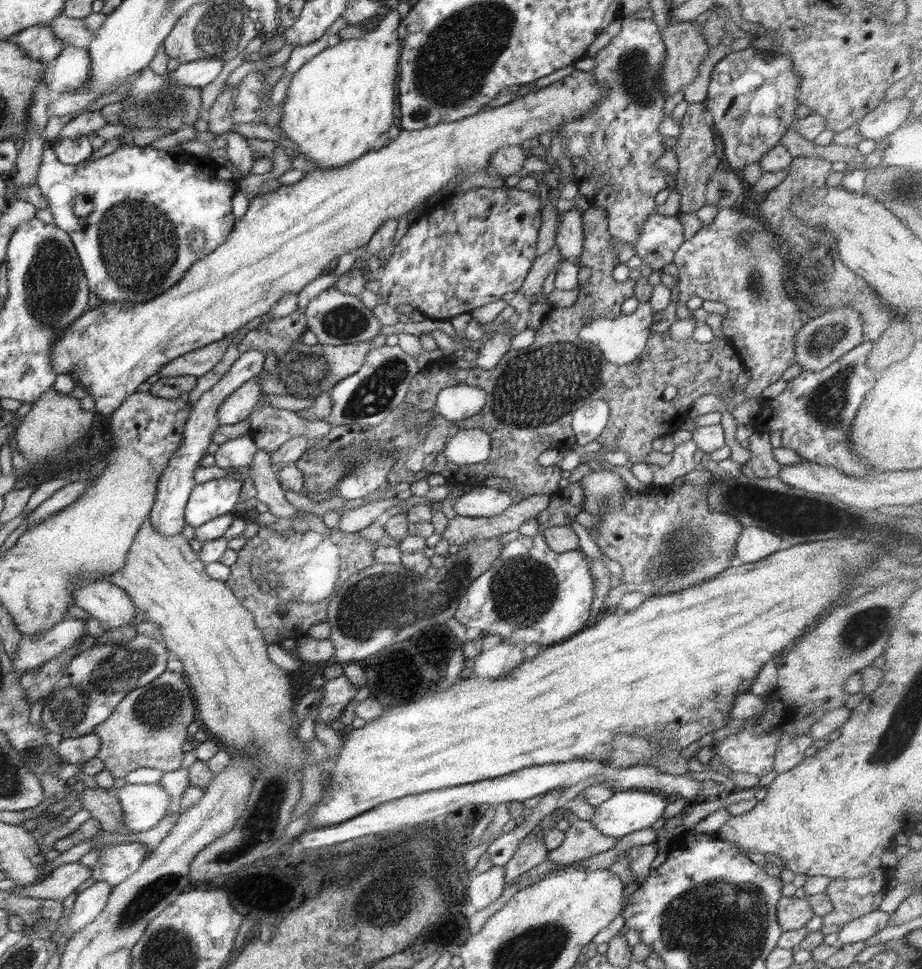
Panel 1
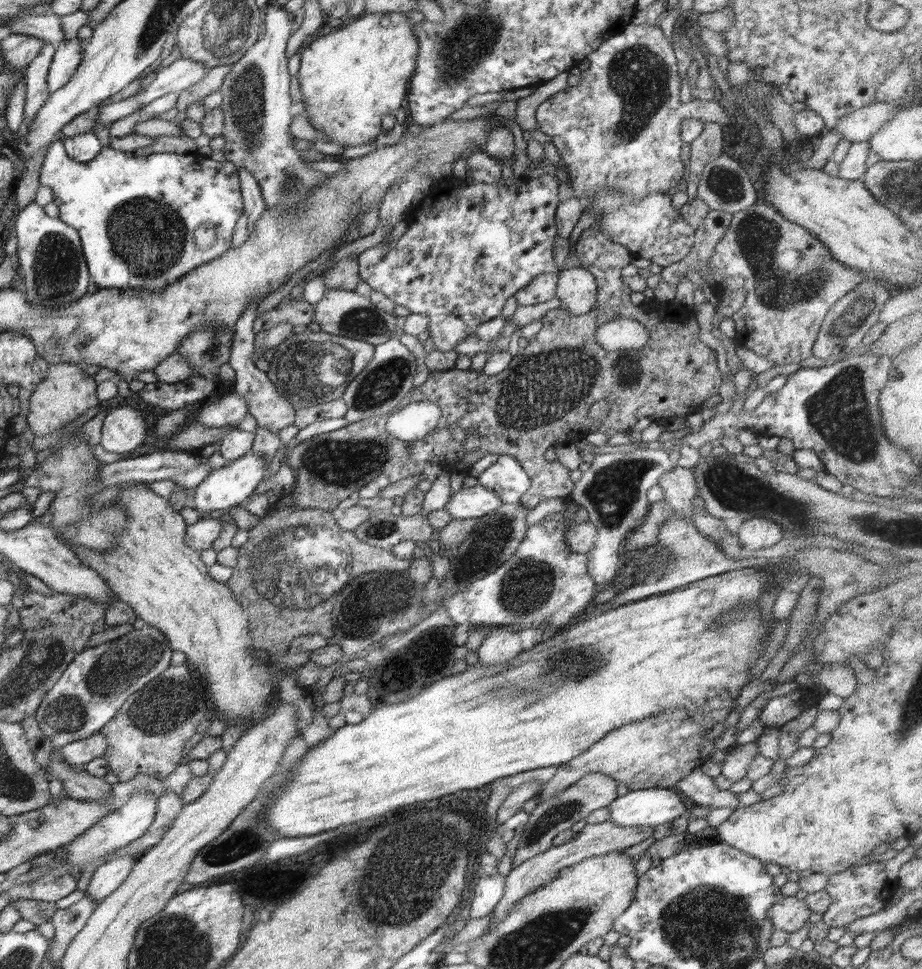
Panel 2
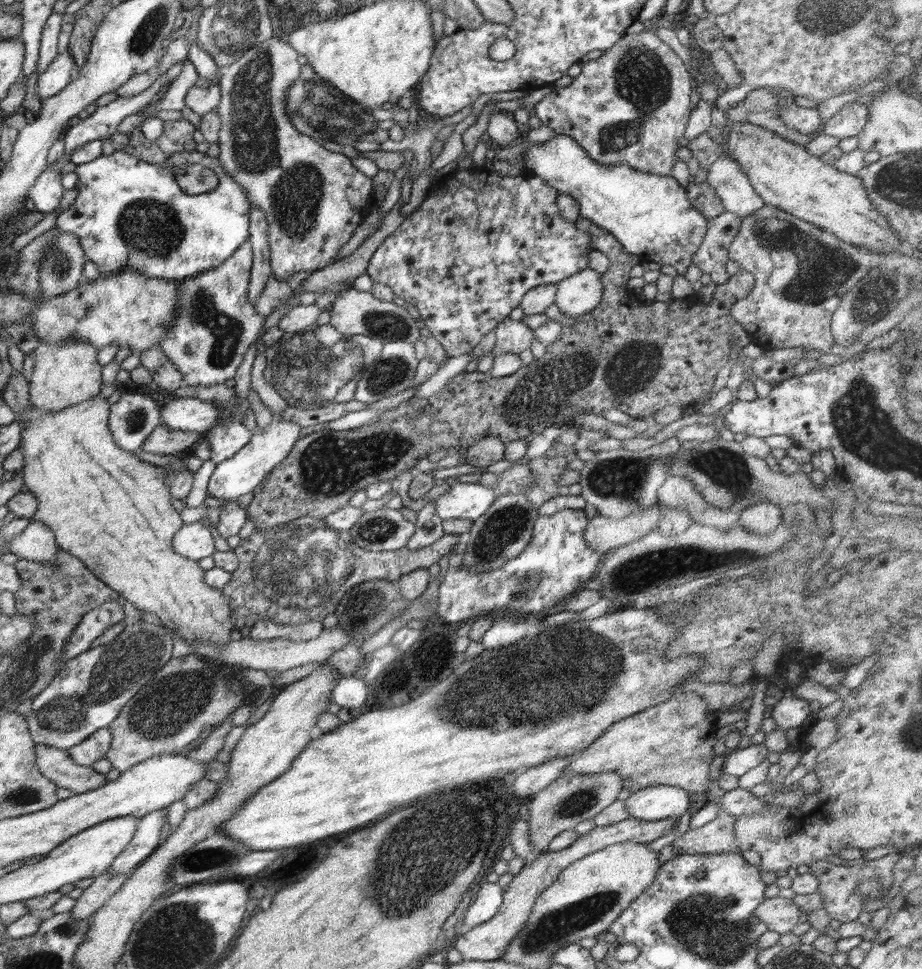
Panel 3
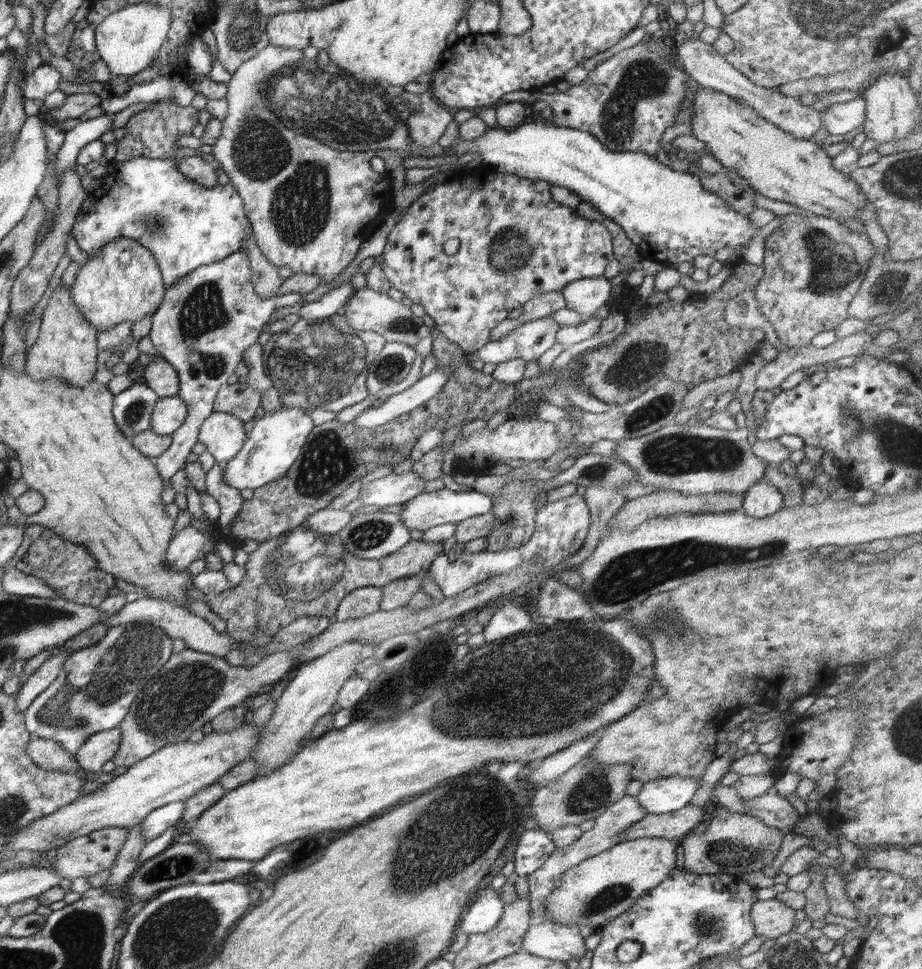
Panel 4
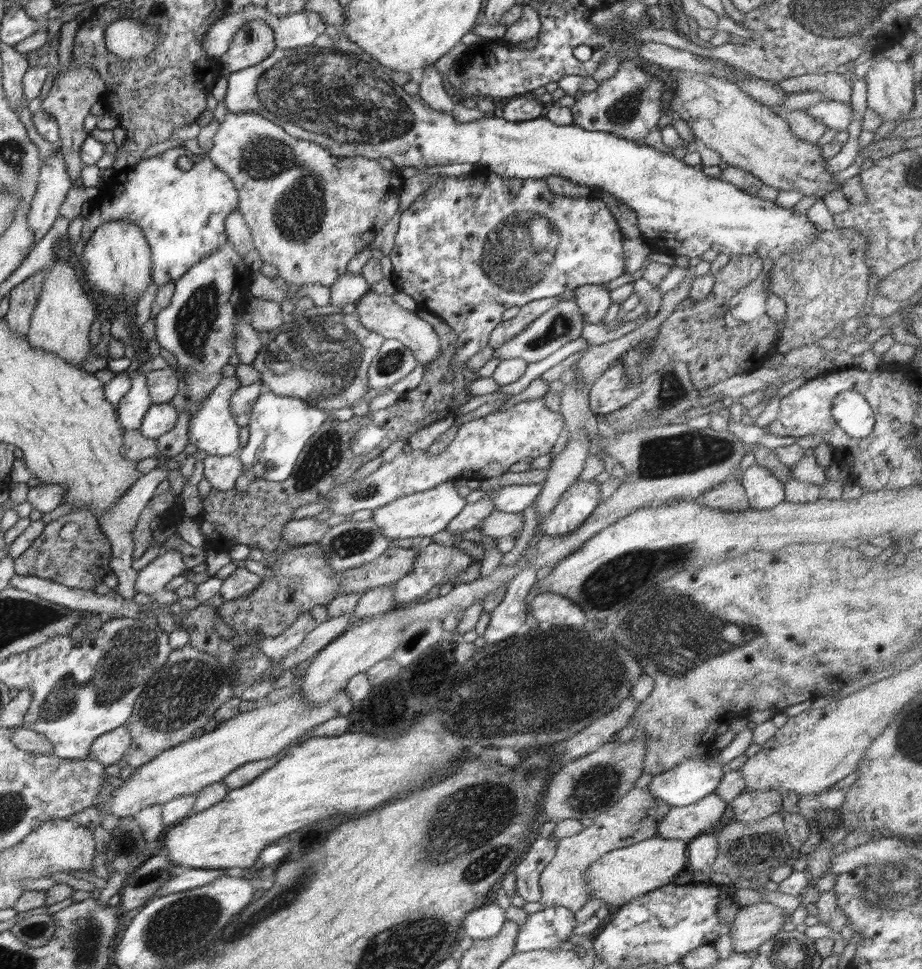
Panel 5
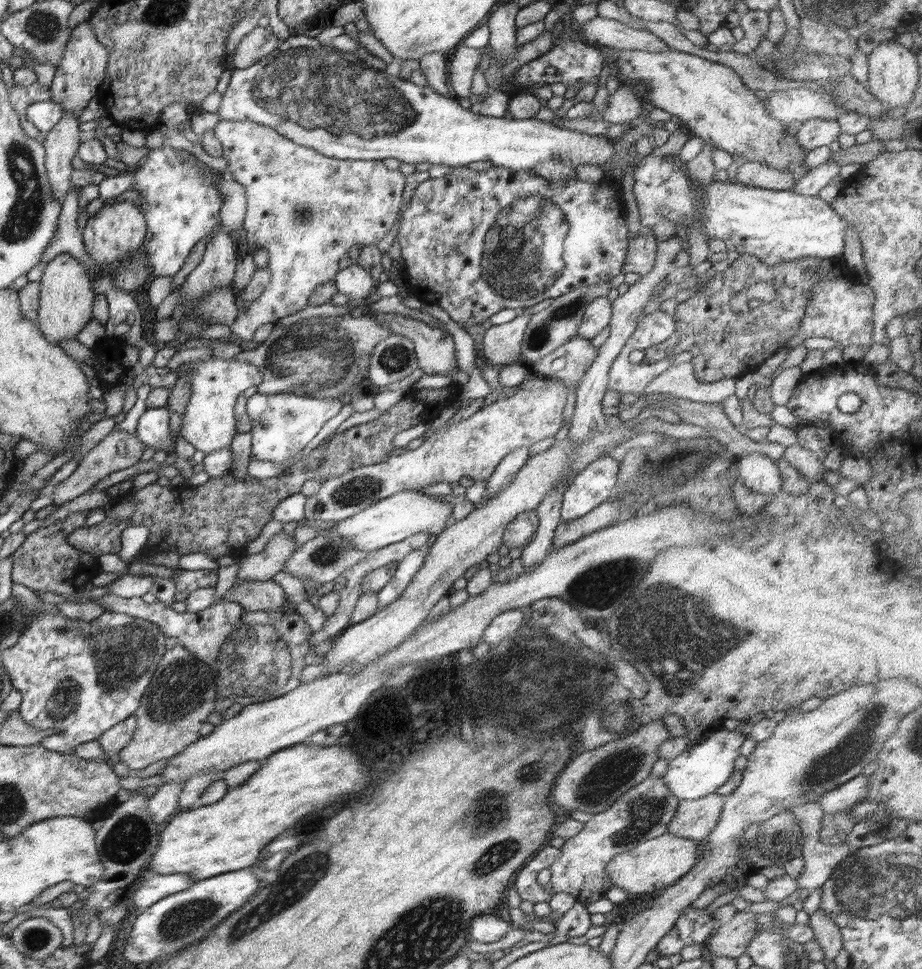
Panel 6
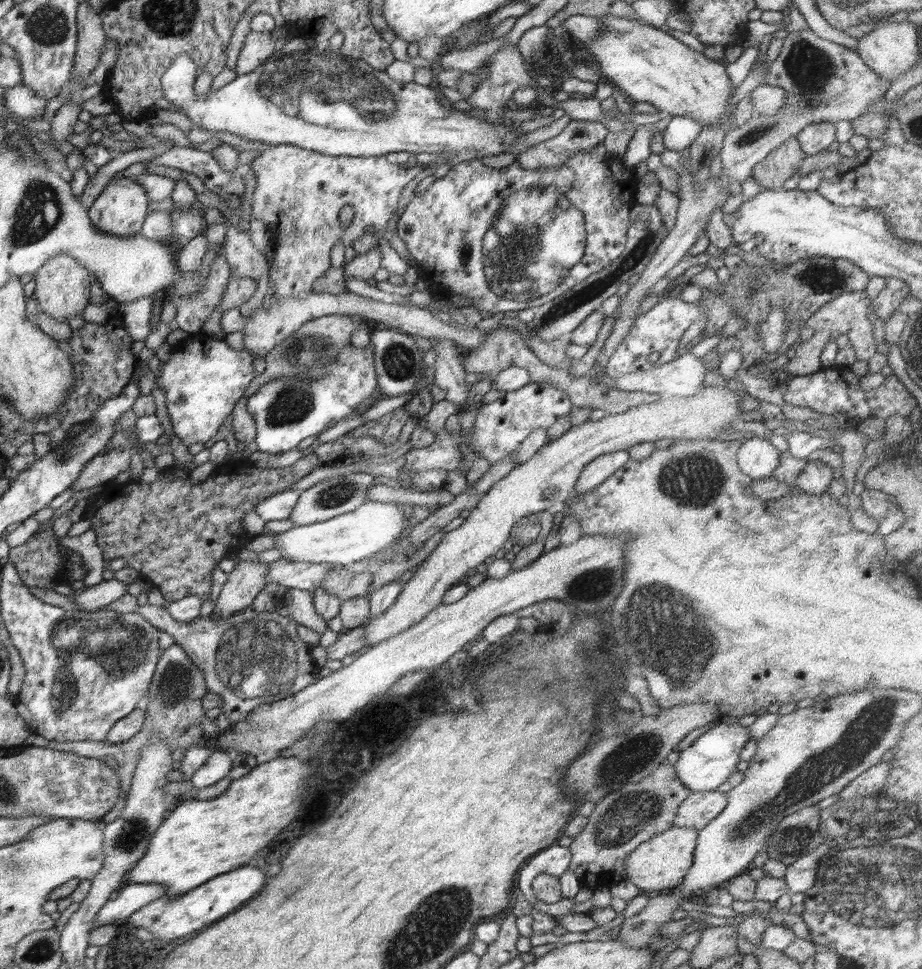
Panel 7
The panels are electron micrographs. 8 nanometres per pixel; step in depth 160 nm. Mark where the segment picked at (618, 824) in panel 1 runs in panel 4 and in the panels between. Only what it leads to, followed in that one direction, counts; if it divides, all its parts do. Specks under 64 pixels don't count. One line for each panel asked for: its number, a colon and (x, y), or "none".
2: (650, 807)
3: (660, 802)
4: (661, 796)

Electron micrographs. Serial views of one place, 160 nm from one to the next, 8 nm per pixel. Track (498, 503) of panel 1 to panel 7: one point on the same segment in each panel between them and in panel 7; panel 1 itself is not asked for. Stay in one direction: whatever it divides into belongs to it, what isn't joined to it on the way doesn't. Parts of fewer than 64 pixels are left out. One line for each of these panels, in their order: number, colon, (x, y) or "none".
2: (475, 502)
3: (469, 501)
4: (444, 506)
5: (426, 513)
6: (392, 520)
7: (348, 538)

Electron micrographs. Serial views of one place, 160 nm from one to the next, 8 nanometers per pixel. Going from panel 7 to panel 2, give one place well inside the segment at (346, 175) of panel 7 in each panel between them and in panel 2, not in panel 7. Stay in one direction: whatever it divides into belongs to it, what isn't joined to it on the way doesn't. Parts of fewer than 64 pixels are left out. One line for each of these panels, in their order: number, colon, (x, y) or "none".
2: (256, 106)
3: (314, 199)
4: (310, 206)
5: (310, 212)
6: (306, 210)

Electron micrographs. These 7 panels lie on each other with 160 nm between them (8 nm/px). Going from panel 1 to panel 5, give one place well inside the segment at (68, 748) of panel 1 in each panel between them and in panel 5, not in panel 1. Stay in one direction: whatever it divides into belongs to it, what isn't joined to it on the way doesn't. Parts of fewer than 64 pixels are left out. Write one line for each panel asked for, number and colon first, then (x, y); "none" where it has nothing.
2: (80, 752)
3: (96, 746)
4: (100, 747)
5: (109, 748)

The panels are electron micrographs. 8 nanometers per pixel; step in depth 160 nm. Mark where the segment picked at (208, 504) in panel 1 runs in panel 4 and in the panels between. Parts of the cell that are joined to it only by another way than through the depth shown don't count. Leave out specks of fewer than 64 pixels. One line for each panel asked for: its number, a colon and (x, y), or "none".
2: (233, 485)
3: (269, 447)
4: (272, 448)

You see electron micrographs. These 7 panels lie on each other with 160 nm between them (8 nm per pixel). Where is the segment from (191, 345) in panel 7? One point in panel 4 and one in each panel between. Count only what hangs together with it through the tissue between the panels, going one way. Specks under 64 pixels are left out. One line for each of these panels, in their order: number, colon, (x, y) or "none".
4: (223, 434)
5: (213, 429)
6: (208, 423)

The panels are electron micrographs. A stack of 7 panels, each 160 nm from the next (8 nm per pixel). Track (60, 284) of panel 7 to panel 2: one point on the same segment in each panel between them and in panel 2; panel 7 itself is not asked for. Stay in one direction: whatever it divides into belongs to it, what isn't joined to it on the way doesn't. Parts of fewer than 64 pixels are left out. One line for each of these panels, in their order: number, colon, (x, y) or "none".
2: (66, 393)
3: (66, 374)
4: (66, 346)
5: (61, 321)
6: (65, 301)

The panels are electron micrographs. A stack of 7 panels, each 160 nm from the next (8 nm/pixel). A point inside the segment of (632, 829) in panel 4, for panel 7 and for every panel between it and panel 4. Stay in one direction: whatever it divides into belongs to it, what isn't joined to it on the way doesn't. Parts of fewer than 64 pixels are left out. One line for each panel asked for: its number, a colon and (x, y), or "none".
5: (684, 823)
6: (695, 819)
7: (698, 810)

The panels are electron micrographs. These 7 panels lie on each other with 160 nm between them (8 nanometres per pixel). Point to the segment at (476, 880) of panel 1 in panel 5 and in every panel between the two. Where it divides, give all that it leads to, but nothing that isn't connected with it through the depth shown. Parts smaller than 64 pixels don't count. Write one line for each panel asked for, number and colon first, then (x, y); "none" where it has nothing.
2: (488, 891)
3: (490, 896)
4: (487, 908)
5: (485, 922)

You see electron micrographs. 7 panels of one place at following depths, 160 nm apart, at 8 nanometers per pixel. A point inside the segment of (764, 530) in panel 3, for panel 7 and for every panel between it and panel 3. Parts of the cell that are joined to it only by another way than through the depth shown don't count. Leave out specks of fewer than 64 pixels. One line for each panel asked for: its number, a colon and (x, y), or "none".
4: (763, 499)
5: (764, 491)
6: (760, 475)
7: (757, 458)

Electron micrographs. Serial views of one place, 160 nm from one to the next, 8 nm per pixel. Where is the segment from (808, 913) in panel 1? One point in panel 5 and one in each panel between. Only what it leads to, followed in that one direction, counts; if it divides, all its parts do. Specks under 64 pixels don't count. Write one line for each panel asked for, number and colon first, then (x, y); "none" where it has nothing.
2: (790, 914)
3: (780, 914)
4: (772, 919)
5: (755, 924)

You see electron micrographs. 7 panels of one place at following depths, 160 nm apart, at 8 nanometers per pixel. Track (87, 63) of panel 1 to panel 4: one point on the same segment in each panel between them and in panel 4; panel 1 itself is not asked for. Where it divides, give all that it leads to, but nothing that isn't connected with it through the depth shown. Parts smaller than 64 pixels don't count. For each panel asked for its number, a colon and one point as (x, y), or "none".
2: (68, 54)
3: (56, 77)
4: (45, 79)

